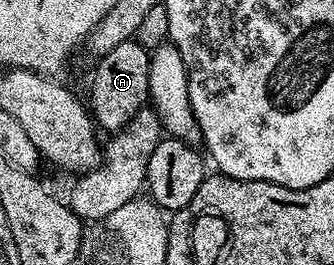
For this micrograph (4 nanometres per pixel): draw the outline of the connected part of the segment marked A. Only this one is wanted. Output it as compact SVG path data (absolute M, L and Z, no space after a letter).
M137 40L116 44L112 52L97 59L94 75L90 78L88 109L97 125L107 132L124 128L138 110L147 105L150 96L150 55Z

